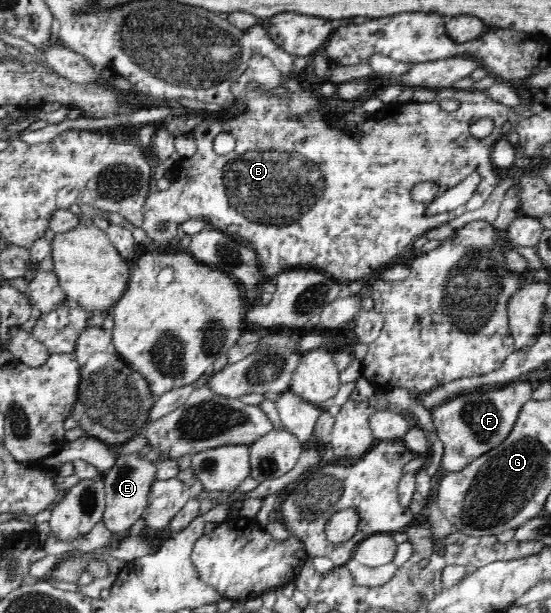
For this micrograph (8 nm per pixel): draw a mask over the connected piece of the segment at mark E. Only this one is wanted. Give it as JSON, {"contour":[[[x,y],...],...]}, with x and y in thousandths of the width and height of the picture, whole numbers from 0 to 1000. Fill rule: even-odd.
{"contour":[[[252,737],[241,741],[216,741],[209,757],[185,775],[191,786],[192,827],[185,838],[185,850],[198,868],[220,871],[234,865],[249,848],[258,845],[267,829],[274,793],[285,783],[283,750],[256,749]]]}

